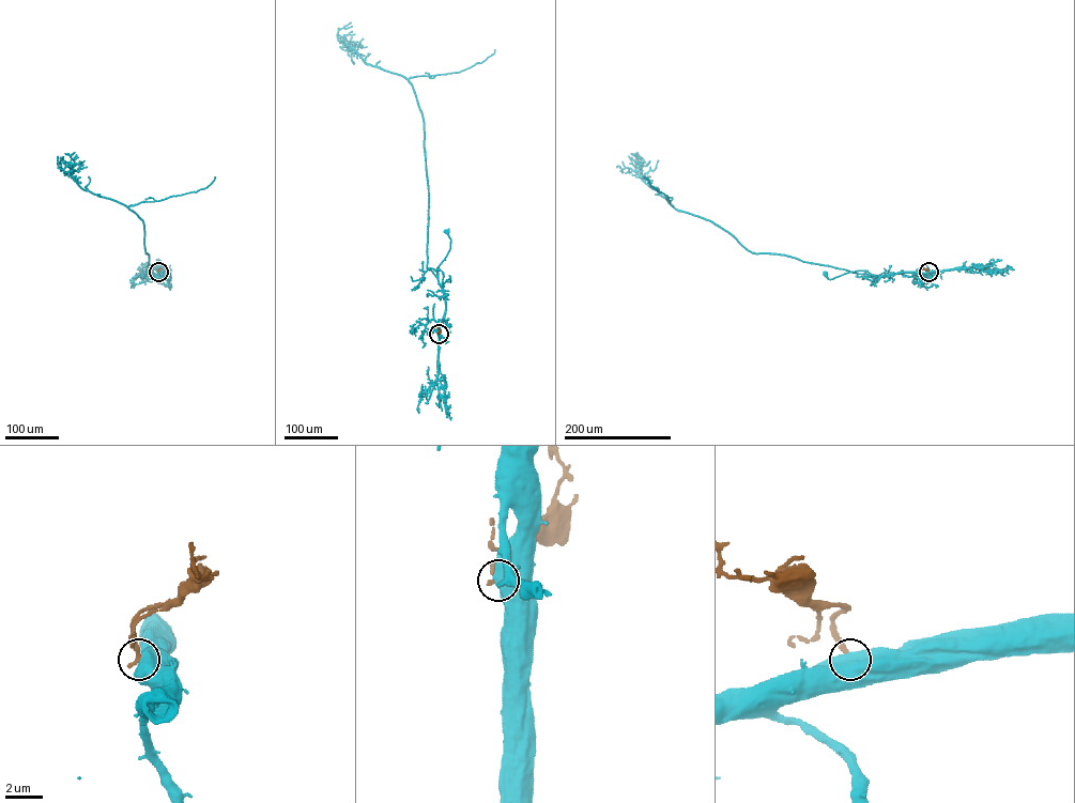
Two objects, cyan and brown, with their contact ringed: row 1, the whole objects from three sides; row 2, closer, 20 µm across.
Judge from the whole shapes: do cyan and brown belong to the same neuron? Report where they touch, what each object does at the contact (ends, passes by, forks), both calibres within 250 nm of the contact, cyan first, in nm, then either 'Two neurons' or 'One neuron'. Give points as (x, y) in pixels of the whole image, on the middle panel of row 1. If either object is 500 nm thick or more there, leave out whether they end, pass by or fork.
Place: (439, 334). Thickness 750 nm (cyan) against 320 nm. Two neurons

